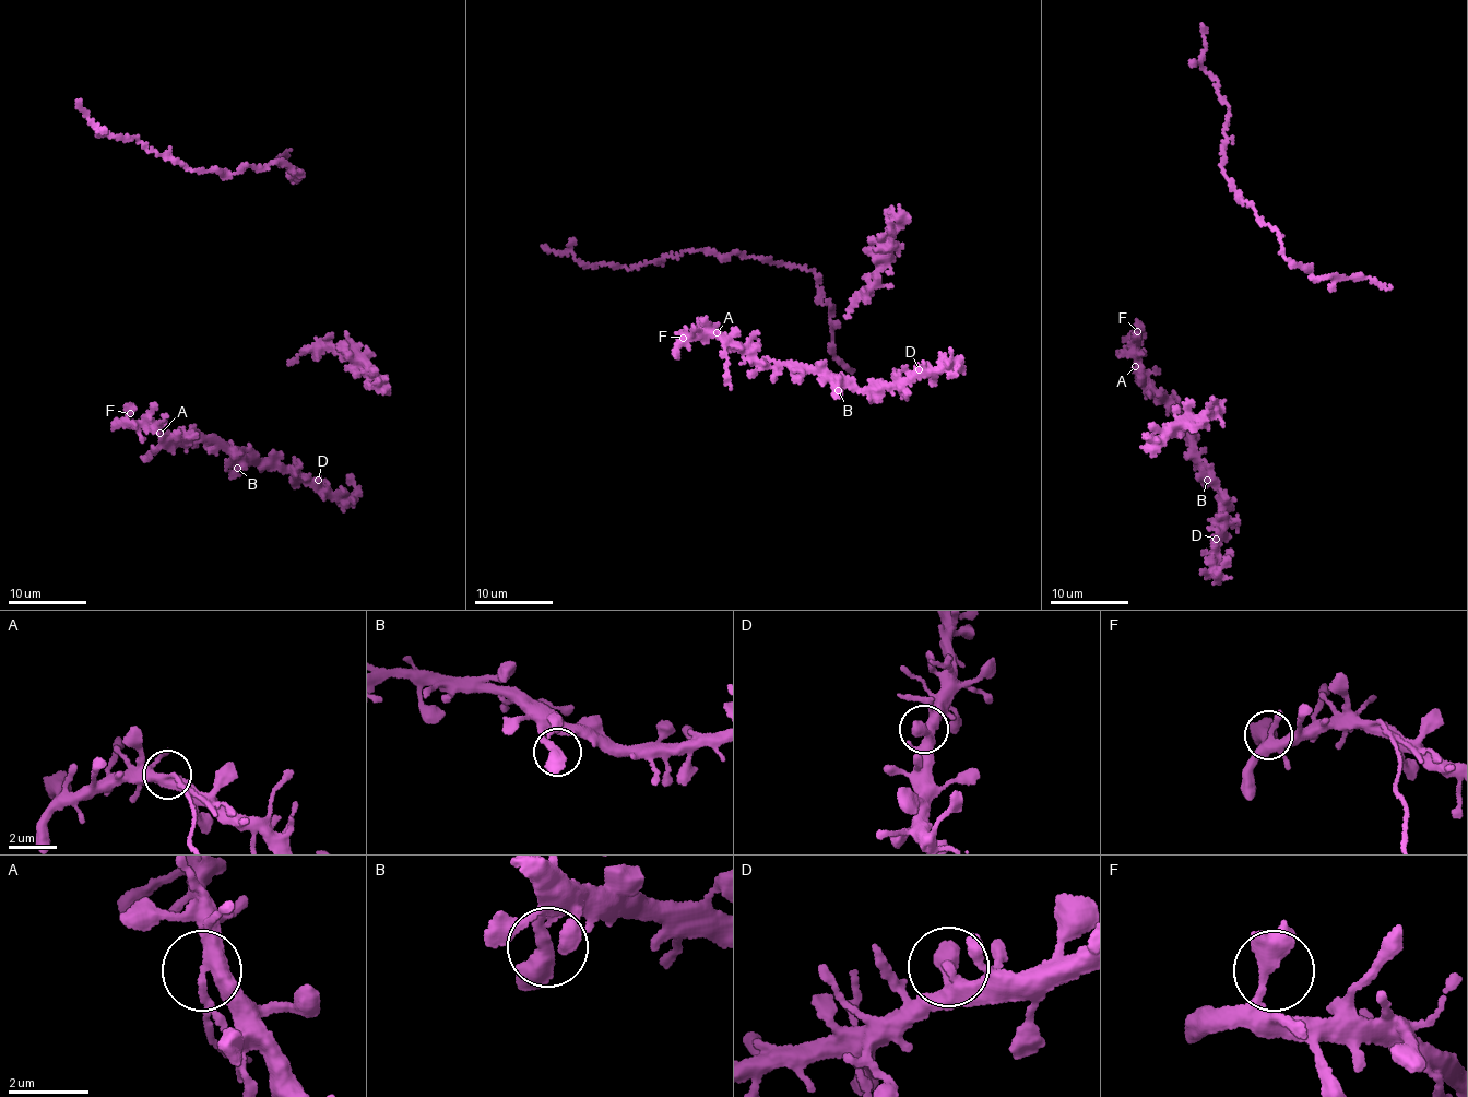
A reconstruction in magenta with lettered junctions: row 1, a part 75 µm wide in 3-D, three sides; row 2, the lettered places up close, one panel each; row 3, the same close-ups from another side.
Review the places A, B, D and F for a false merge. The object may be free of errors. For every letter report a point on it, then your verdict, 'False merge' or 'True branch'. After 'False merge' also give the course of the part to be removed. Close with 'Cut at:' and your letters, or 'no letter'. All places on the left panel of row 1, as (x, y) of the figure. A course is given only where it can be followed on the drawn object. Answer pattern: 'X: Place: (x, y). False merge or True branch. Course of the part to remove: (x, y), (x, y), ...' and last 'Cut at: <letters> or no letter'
A: Place: (160, 433). False merge. Course of the part to remove: (160, 433), (162, 446), (143, 457)
B: Place: (237, 468). True branch
D: Place: (318, 480). True branch
F: Place: (130, 413). True branch
Cut at: A

